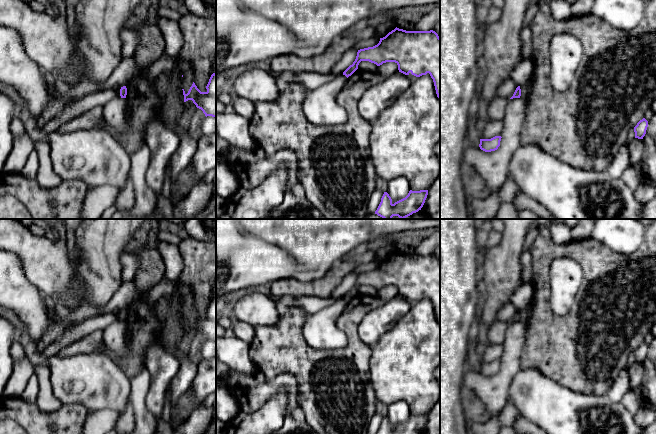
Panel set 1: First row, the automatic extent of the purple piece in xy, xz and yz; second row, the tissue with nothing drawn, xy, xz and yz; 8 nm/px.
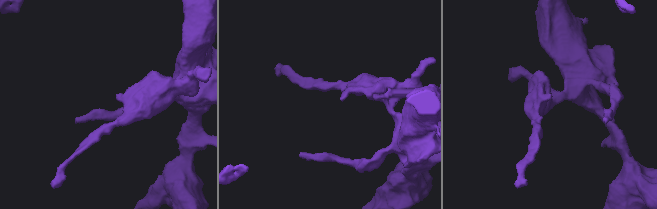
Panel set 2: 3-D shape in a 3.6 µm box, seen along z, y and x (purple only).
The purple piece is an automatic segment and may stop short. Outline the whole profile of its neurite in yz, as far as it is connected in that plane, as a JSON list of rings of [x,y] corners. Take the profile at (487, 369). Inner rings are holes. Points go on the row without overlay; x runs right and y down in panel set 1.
[[[495,360],[491,363],[480,363],[479,371],[485,376],[495,375],[500,370],[501,362],[501,360]]]

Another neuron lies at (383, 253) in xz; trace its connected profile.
[[[391,243],[385,247],[381,247],[375,251],[375,256],[379,262],[385,261],[389,256],[394,254],[397,251],[396,244]]]

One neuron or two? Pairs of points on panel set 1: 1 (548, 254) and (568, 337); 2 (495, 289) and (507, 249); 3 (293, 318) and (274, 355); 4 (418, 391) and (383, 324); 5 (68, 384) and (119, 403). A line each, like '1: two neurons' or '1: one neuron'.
1: one neuron
2: one neuron
3: one neuron
4: two neurons
5: one neuron

